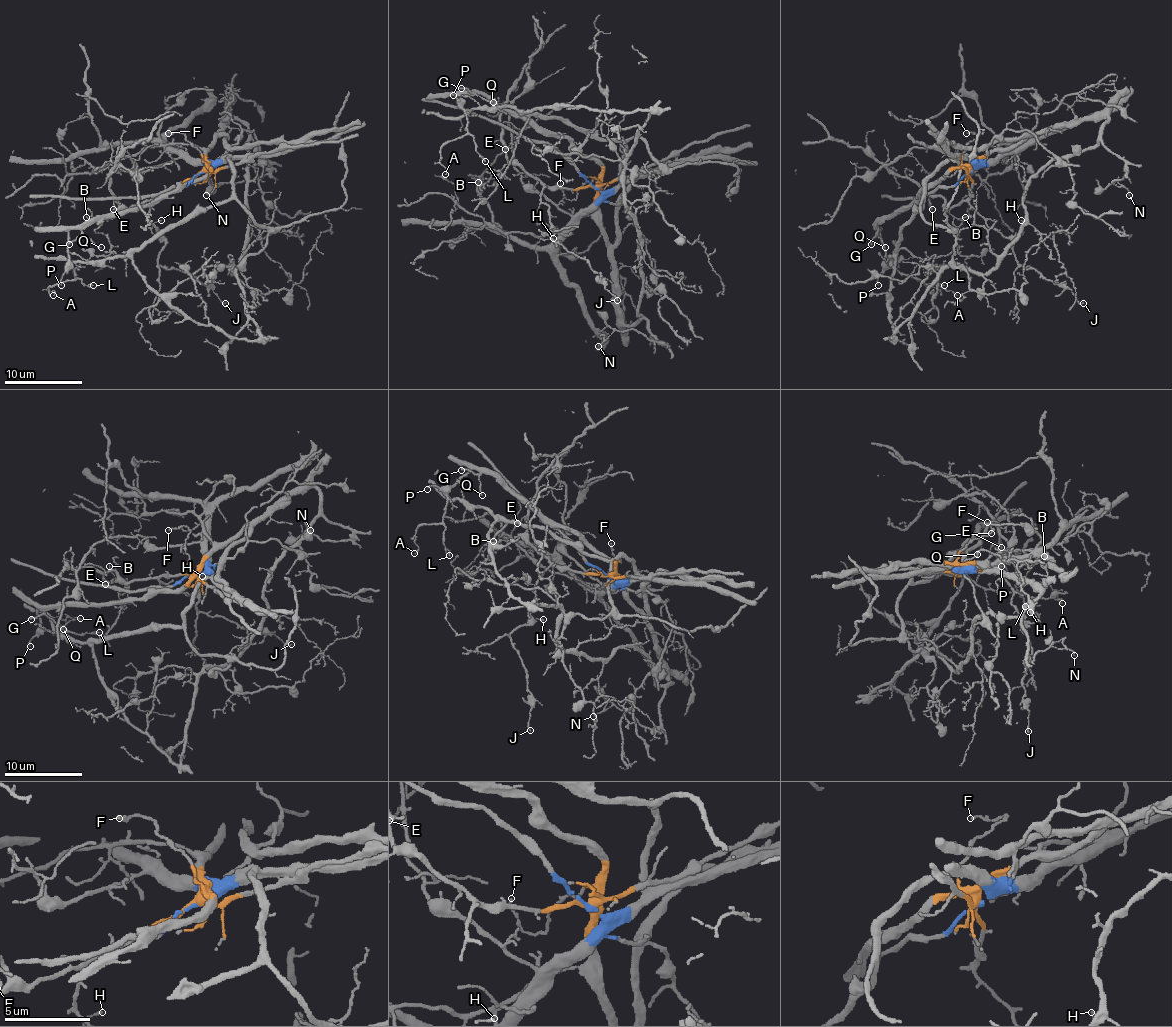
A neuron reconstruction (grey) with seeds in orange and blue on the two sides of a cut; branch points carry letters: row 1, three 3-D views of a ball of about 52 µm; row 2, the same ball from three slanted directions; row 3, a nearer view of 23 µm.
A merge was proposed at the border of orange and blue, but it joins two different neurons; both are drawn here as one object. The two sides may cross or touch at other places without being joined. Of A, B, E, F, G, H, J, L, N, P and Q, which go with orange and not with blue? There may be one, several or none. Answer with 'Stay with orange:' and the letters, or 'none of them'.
Stay with orange: A, B, E, F, G, H, J, L, N, P, Q

